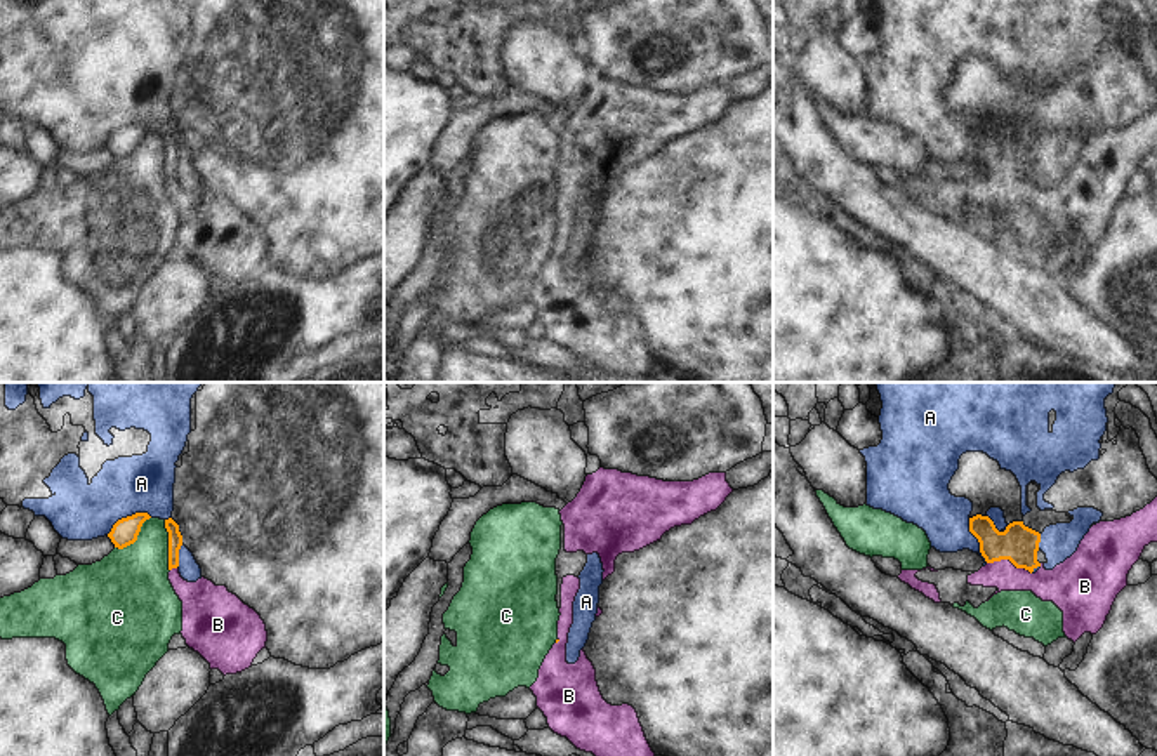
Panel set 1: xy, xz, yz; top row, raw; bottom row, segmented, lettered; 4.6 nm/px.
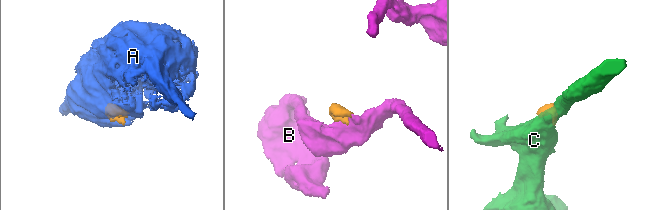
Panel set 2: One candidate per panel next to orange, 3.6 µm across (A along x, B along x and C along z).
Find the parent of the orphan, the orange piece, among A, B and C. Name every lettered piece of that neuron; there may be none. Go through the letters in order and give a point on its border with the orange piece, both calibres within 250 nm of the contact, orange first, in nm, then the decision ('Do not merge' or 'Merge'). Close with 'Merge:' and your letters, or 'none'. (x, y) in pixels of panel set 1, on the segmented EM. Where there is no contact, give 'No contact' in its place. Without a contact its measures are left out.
A: Touches orange at xy (127, 517). Thickness 120 nm (orange) against 280 nm. Do not merge
B: Touches orange at yz (1010, 560). Thickness 170 nm (orange) against 150 nm. Merge
C: Touches orange at xy (169, 546). Thickness 60 nm (orange) against 340 nm. Do not merge
Merge: B.

